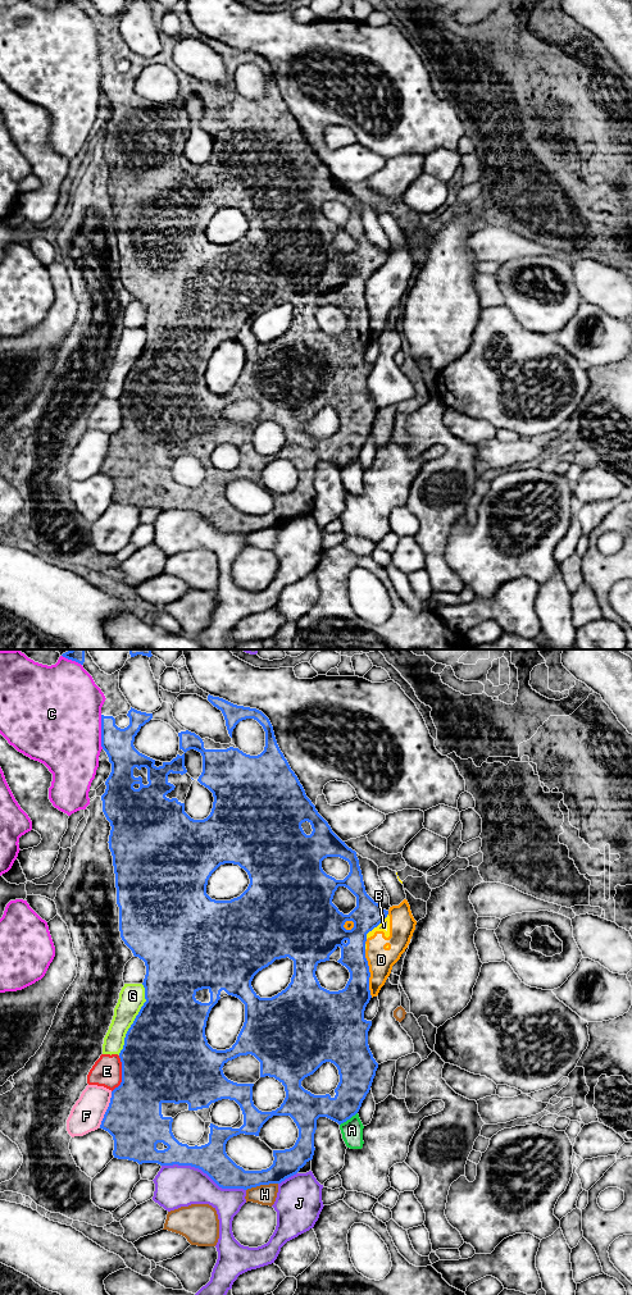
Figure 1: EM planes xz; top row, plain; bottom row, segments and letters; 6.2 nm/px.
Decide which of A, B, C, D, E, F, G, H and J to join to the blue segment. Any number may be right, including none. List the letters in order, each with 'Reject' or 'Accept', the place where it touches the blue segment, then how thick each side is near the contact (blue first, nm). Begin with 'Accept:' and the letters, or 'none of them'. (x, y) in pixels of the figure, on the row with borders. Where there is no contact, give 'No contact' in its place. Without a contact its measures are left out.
Accept: none of them
A: Reject. Touches blue at xz (348, 1118). Thickness 200 nm (blue) against 140 nm
B: Reject. Touches blue at xz (376, 926). Thickness 180 nm (blue) against 70 nm
C: Reject. Touches blue at xz (101, 732). Thickness 190 nm (blue) against 500 nm
D: Reject. Touches blue at xz (369, 974). Thickness 220 nm (blue) against 160 nm
E: Reject. Touches blue at xz (122, 1074). Thickness 500 nm (blue) against 190 nm
F: Reject. Touches blue at xz (107, 1109). Thickness 360 nm (blue) against 200 nm
G: Reject. Touches blue at xz (135, 1020). Thickness 500 nm (blue) against 160 nm
H: Reject. Touches blue at xz (262, 1184). Thickness 180 nm (blue) against 130 nm
J: Reject. Touches blue at xz (204, 1172). Thickness 190 nm (blue) against 260 nm

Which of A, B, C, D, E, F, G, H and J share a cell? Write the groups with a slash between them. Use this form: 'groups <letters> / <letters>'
groups A / B D / C / E / F / G / H / J

